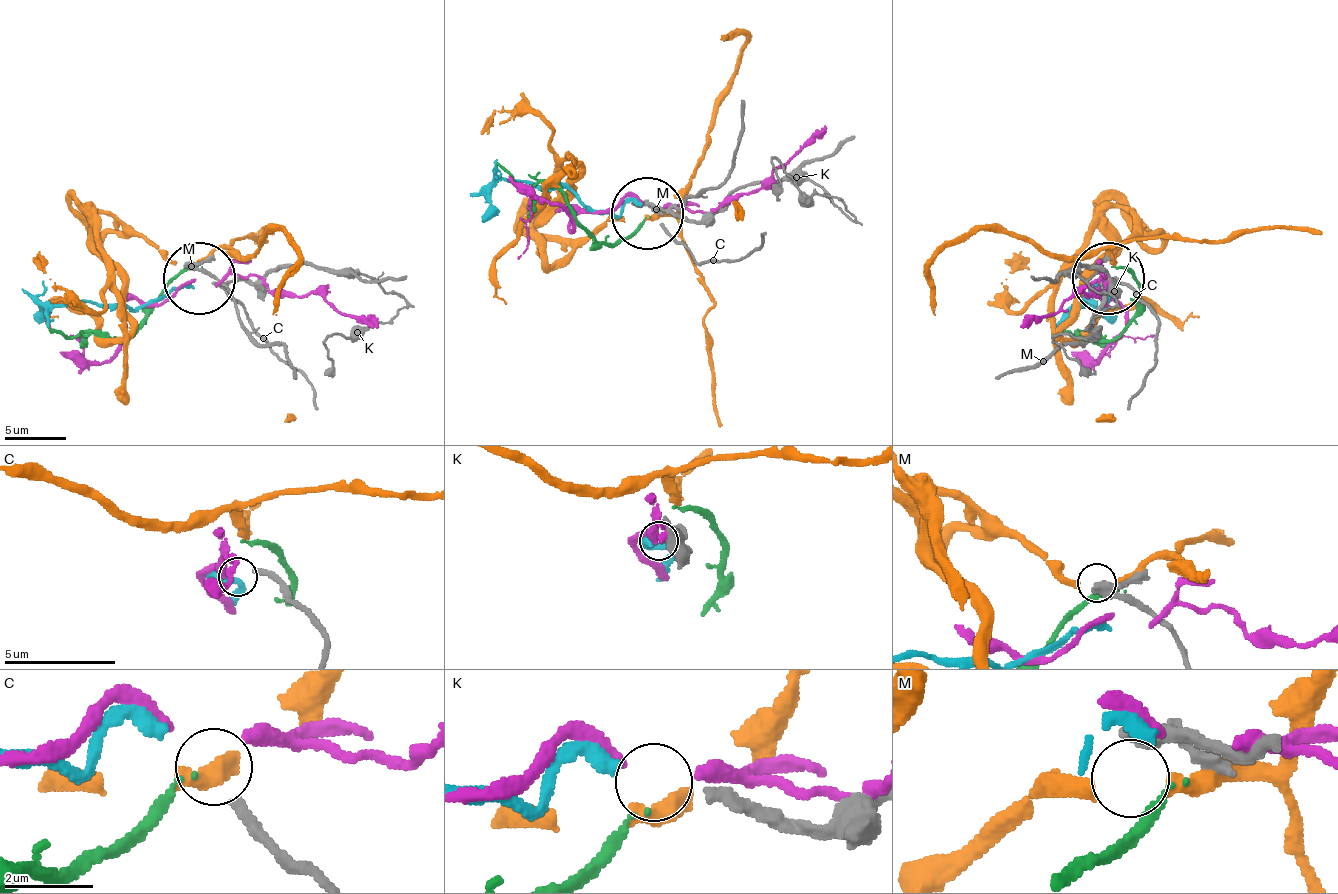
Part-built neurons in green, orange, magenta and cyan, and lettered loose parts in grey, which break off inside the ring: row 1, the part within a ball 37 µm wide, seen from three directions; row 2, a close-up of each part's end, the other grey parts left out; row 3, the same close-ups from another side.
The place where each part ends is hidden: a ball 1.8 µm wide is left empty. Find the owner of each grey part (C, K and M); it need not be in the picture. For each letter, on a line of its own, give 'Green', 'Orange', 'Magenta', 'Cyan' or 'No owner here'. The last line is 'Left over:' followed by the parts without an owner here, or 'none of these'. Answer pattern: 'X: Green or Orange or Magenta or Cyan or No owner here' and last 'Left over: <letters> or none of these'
C: No owner here
K: Cyan
M: No owner here
Left over: C, M

